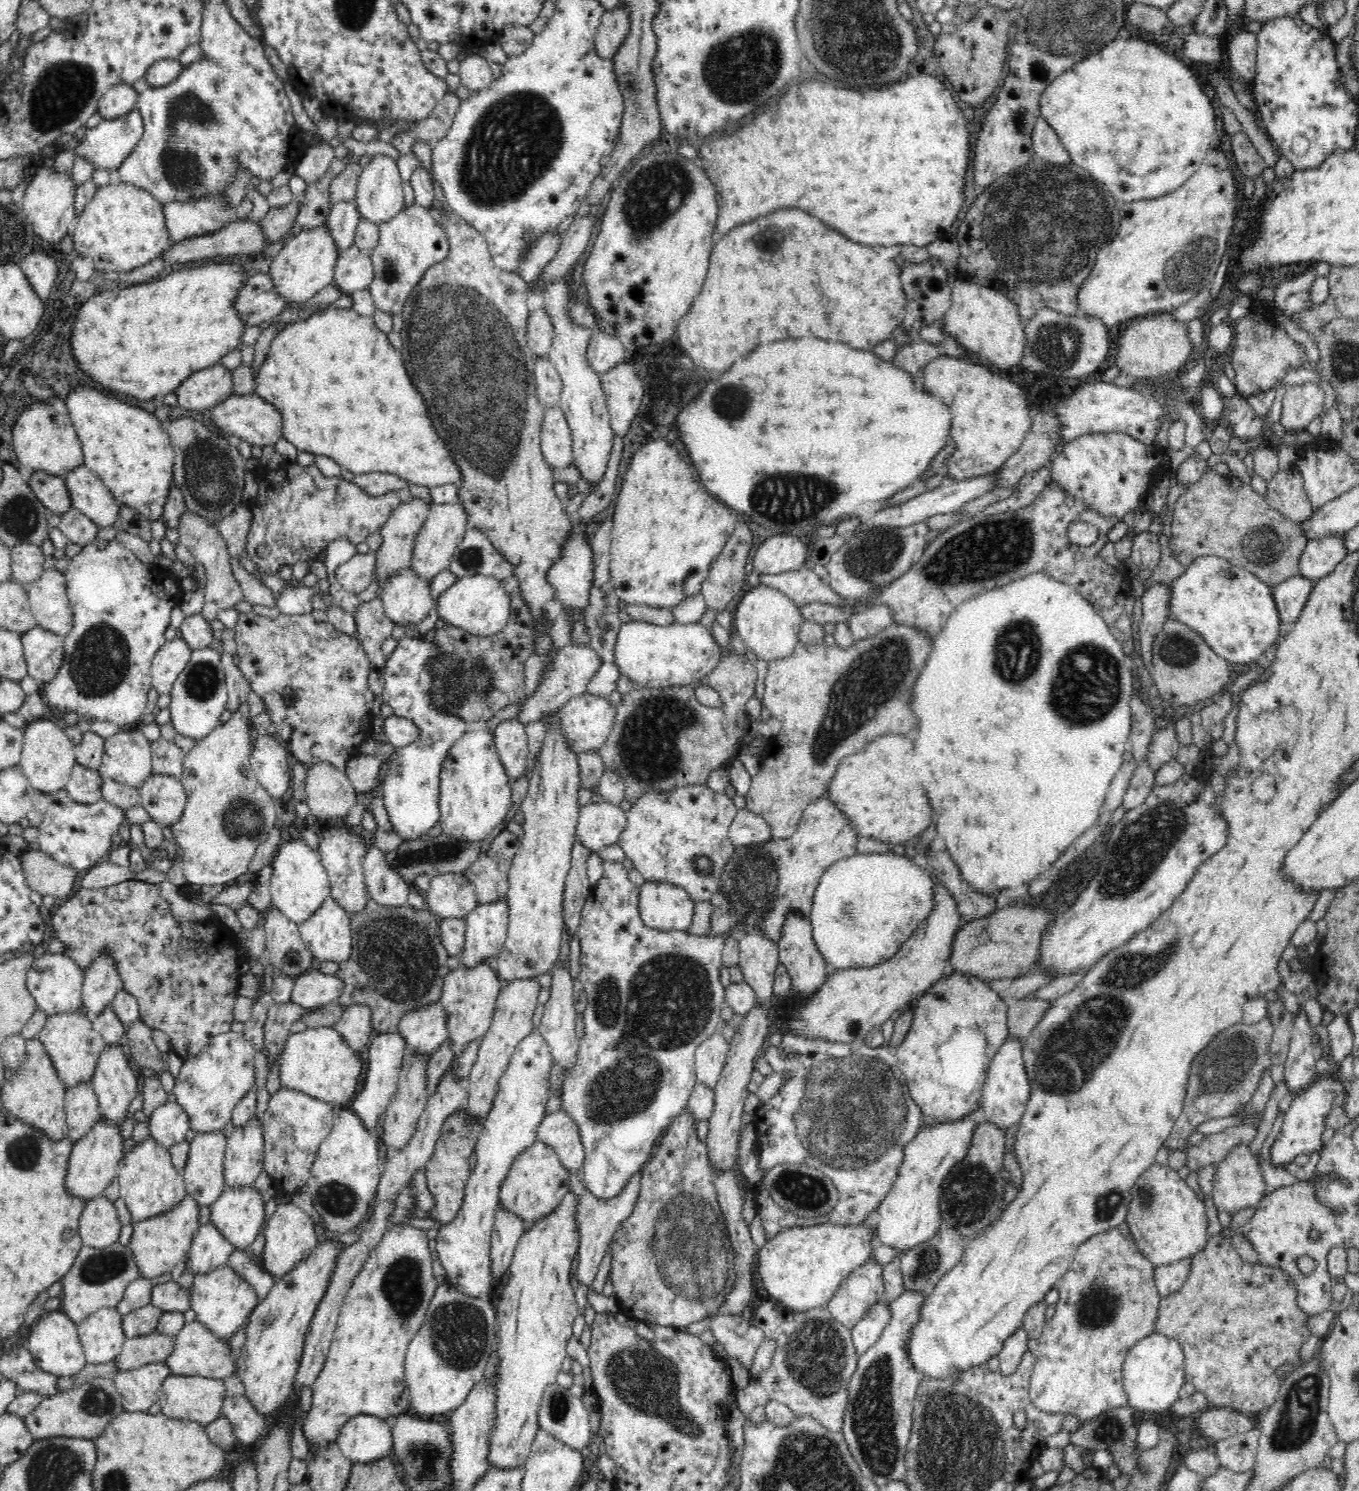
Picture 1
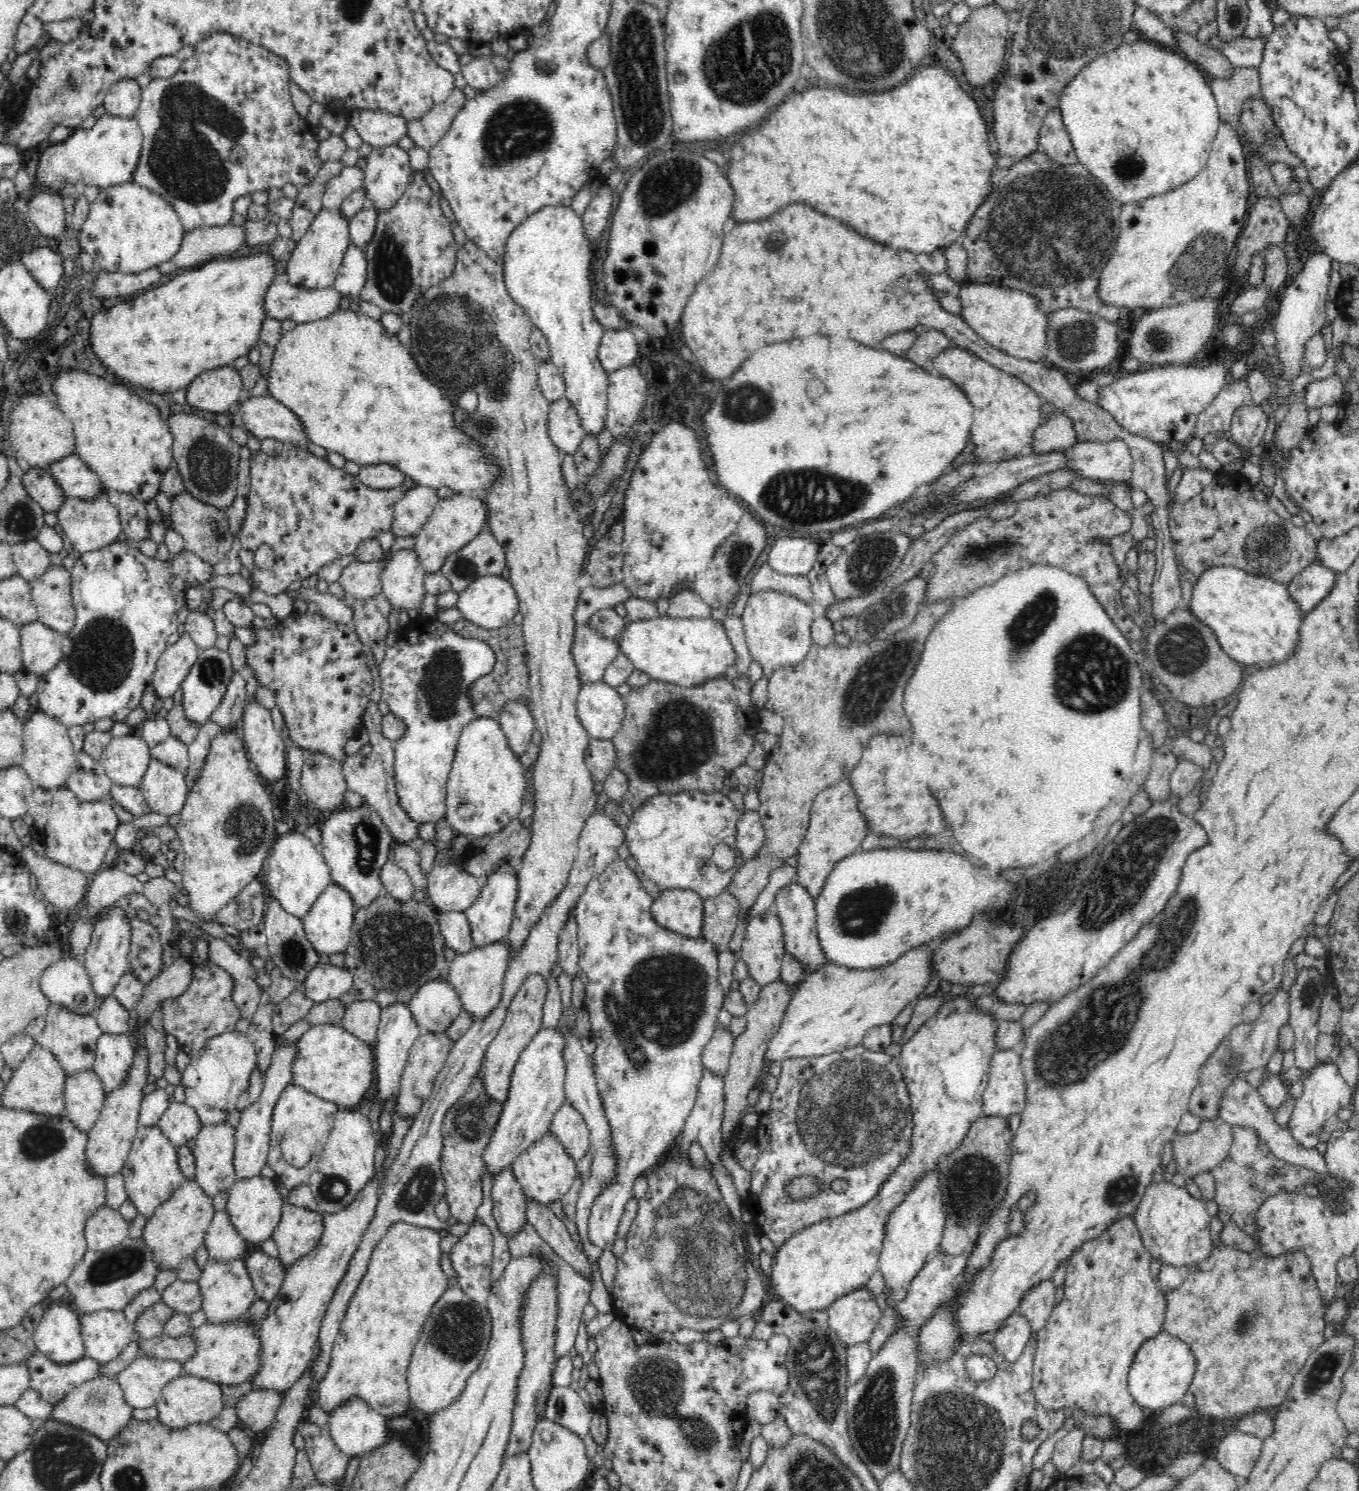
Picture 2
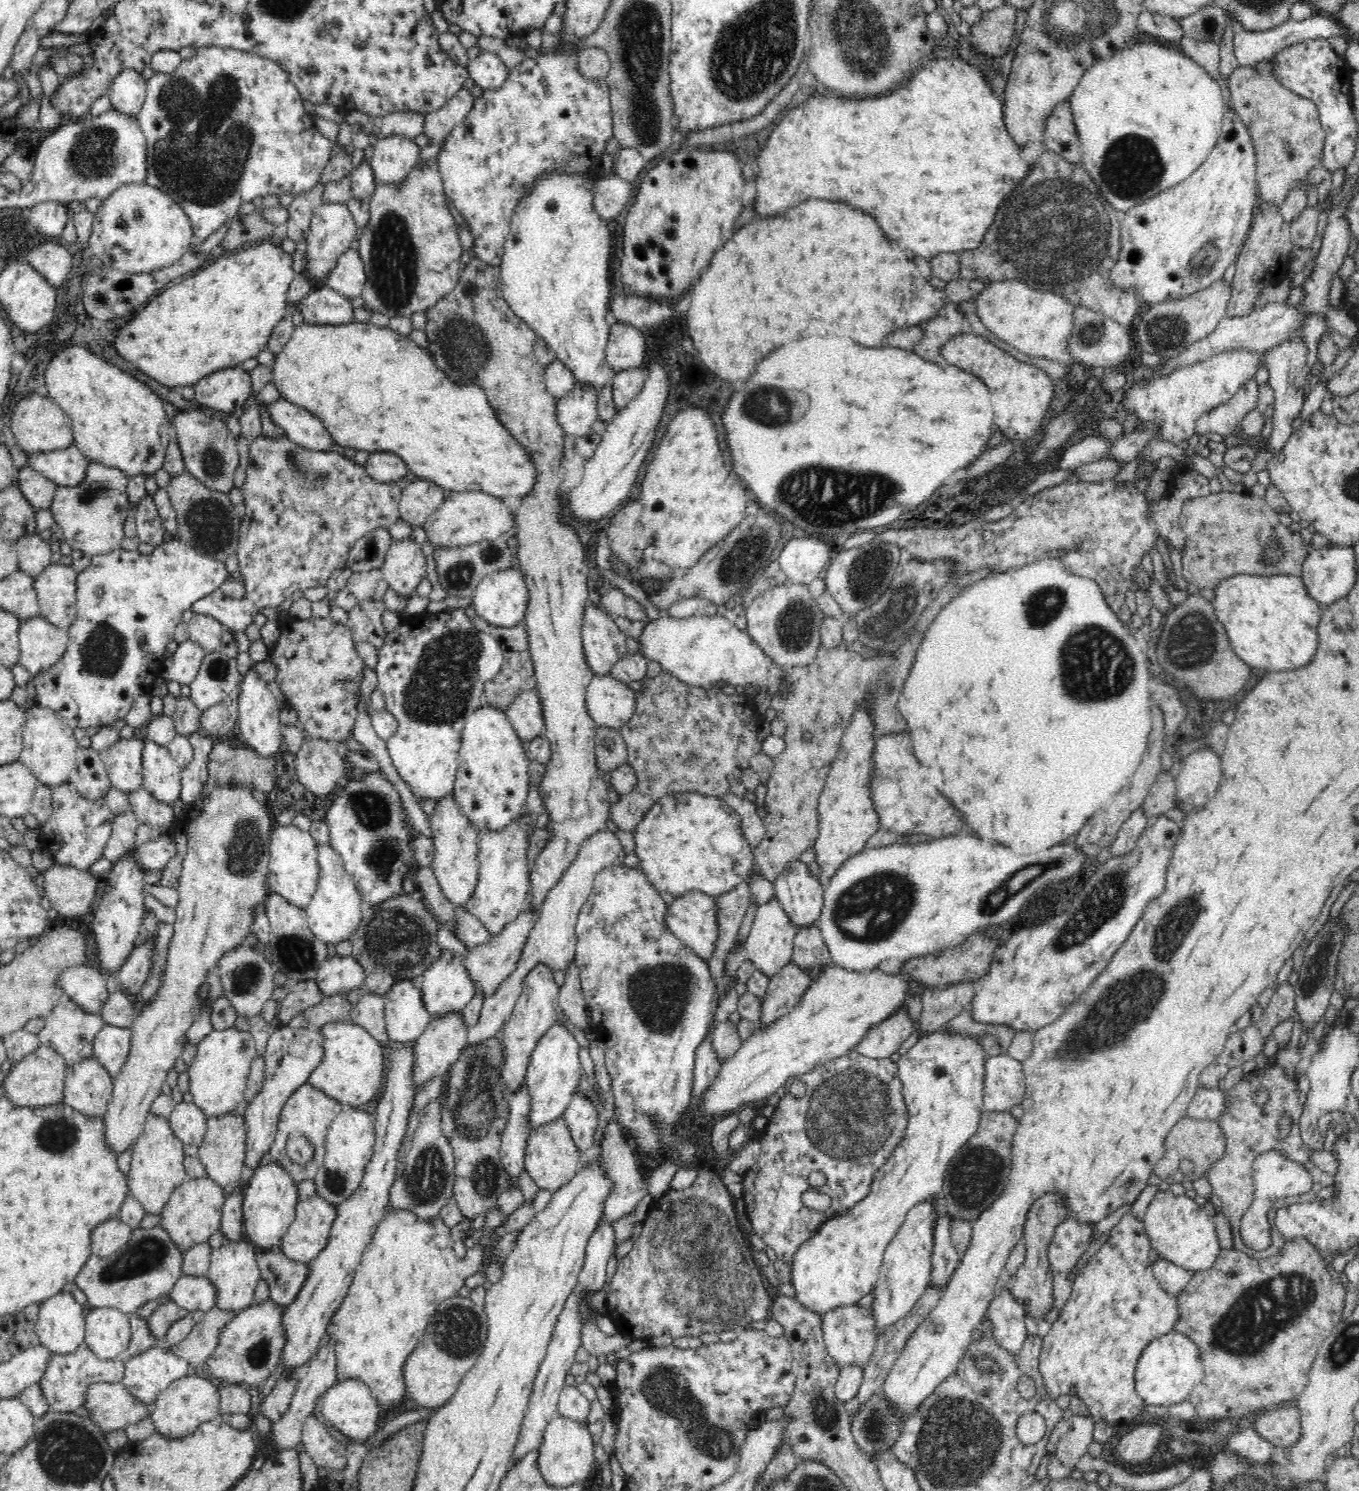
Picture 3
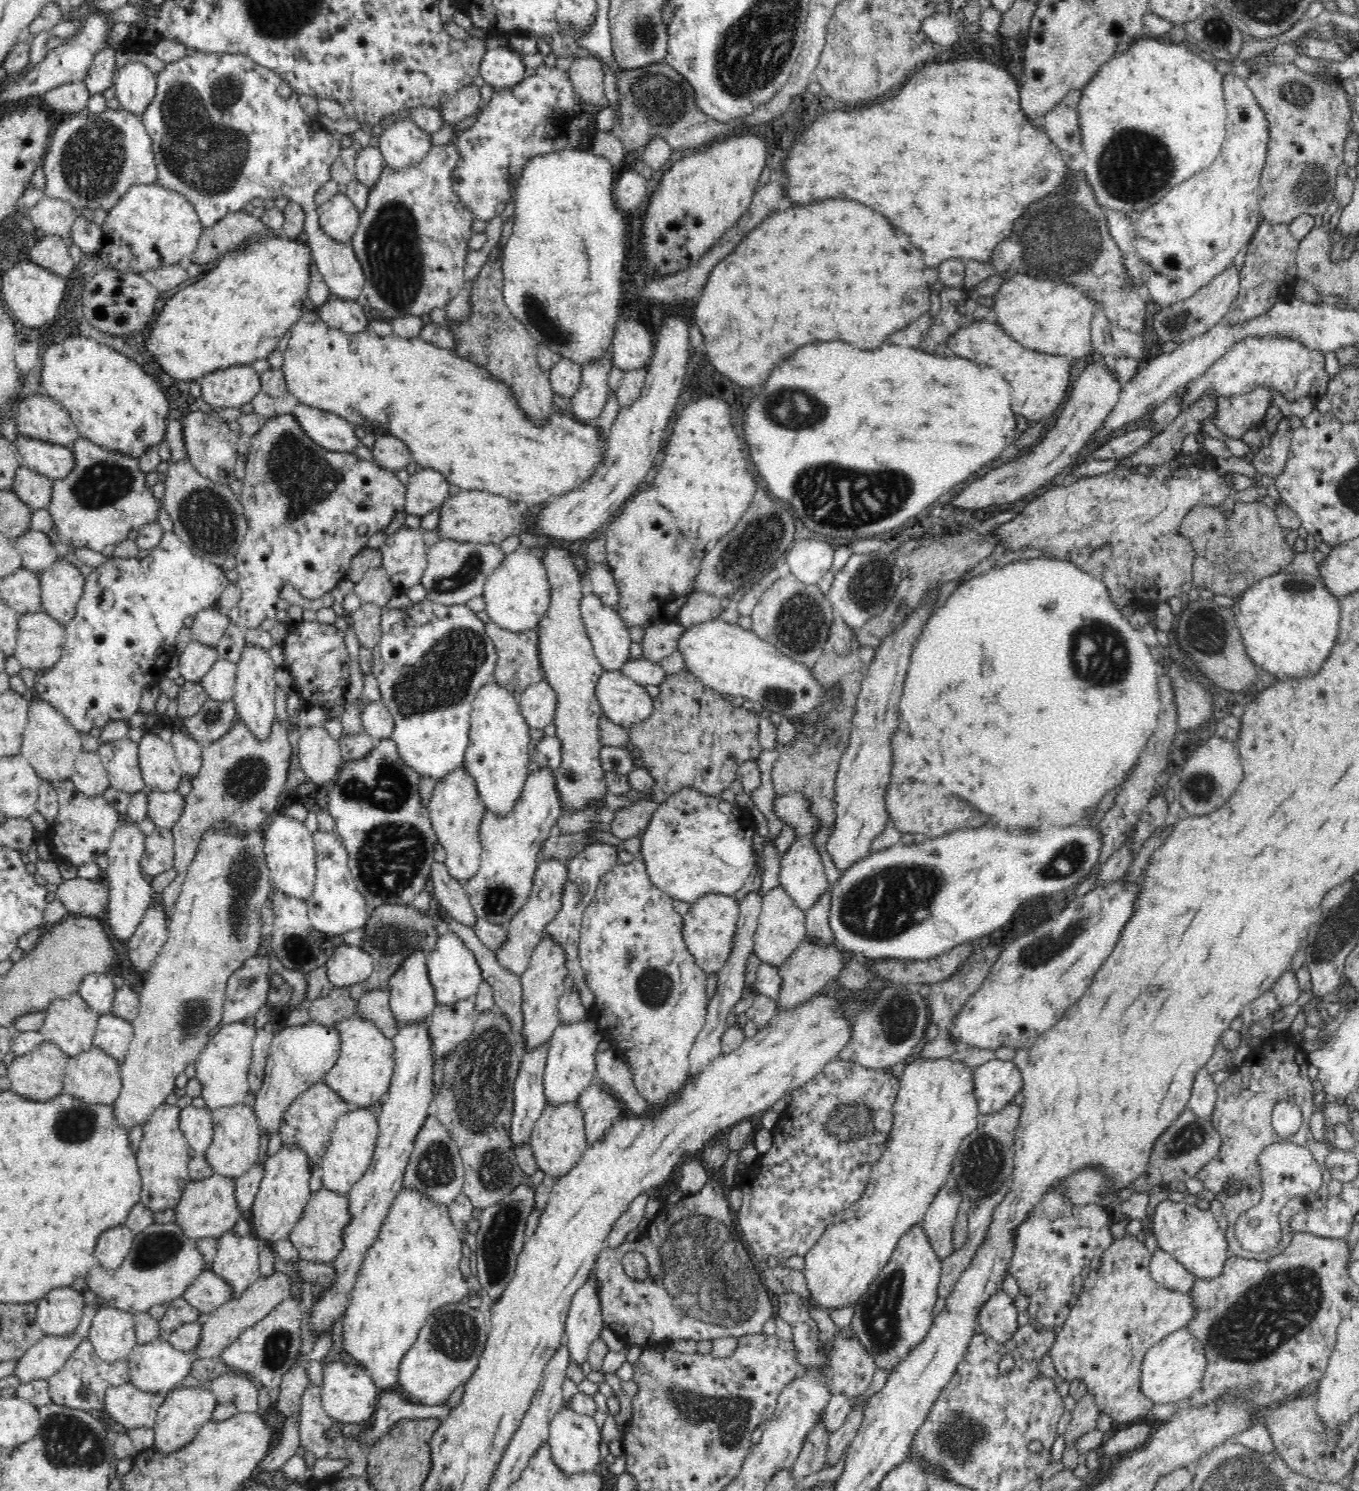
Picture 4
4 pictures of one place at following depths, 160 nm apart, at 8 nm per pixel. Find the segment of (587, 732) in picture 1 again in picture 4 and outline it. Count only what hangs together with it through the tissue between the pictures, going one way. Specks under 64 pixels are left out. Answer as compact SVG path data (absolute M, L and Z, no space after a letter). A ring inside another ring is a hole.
M621 671L602 672L596 684L596 698L608 720L628 728L647 720L654 711L654 700L646 687Z

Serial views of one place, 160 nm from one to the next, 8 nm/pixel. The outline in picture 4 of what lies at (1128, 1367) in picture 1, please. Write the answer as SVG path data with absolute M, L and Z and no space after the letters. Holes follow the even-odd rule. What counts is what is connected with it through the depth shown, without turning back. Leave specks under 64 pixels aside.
M1187 1328L1175 1331L1146 1351L1141 1362L1141 1392L1152 1404L1182 1403L1200 1387L1206 1365L1207 1358L1200 1340Z

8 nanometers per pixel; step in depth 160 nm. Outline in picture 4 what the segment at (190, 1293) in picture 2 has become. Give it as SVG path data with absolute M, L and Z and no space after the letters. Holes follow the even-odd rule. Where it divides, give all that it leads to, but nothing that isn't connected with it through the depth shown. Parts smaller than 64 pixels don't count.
M206 1271L186 1288L182 1297L200 1312L211 1313L232 1299L232 1287L214 1272Z

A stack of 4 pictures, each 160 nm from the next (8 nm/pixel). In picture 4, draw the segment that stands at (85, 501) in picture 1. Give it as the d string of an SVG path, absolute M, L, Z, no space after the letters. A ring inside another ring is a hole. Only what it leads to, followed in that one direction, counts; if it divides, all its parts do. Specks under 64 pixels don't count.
M18 434L14 447L23 466L52 481L68 476L74 468L75 460L70 446L47 443Z

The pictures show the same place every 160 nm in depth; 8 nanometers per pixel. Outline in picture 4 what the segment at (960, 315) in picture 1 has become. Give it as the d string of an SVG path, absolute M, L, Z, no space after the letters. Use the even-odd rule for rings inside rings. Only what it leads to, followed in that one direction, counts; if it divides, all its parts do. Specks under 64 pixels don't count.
M1016 275L1001 284L993 300L990 312L993 322L1023 347L1044 354L1064 355L1070 360L1082 358L1092 351L1090 324L1101 313L1101 308L1080 287Z

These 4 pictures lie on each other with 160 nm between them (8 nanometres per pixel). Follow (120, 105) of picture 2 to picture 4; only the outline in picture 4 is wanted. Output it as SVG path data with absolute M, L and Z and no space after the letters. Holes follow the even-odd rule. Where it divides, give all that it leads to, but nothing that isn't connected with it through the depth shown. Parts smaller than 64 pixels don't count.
M128 62L117 70L113 86L123 110L137 115L146 110L156 94L156 76L140 62Z

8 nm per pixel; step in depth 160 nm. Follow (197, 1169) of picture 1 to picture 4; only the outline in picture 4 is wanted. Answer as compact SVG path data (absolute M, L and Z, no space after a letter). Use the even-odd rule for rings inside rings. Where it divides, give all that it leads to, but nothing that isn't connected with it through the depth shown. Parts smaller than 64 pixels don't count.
M243 1103L217 1108L212 1113L212 1144L204 1153L214 1173L236 1179L242 1176L258 1158L262 1131L258 1126L258 1117L253 1107Z

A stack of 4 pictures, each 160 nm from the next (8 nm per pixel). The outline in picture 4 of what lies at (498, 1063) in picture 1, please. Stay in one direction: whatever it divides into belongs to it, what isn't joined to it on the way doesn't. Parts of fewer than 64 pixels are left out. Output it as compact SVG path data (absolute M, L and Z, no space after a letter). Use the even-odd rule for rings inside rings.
M544 935L534 948L528 968L519 976L522 989L522 1035L526 1041L525 1051L545 1043L554 1034L554 1029L562 1024L558 1004L564 994L564 978L569 974L566 969L566 953L550 935Z

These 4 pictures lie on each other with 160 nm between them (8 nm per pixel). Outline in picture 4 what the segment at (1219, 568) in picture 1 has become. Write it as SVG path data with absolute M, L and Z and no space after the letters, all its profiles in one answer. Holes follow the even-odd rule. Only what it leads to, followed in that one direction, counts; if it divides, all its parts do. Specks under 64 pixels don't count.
M1276 573L1250 584L1232 606L1246 653L1262 670L1279 677L1312 677L1322 668L1336 644L1340 622L1340 599L1334 597L1322 578L1306 573Z

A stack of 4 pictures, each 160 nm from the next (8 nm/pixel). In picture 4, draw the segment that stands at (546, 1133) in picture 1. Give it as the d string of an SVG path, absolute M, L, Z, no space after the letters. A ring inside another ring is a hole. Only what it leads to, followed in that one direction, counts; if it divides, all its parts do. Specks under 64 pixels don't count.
M598 1082L585 1088L578 1096L576 1103L584 1111L584 1130L588 1146L601 1139L613 1123L620 1118L618 1102L604 1091Z

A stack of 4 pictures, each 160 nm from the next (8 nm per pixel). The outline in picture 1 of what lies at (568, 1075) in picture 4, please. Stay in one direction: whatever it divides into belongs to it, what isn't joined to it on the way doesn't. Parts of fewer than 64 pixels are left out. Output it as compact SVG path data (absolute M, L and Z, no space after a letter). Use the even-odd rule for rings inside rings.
M534 1029L524 1040L517 1044L507 1069L500 1077L492 1108L483 1120L482 1132L480 1132L475 1146L476 1164L474 1164L474 1169L471 1170L470 1178L466 1182L465 1200L462 1209L458 1211L454 1221L438 1230L438 1237L433 1242L433 1249L438 1252L438 1259L446 1270L446 1284L456 1288L466 1296L482 1299L492 1292L493 1271L491 1268L490 1240L496 1210L498 1210L500 1204L500 1188L514 1159L537 1141L537 1126L546 1114L546 1103L548 1102L548 1094L550 1094L550 1083L548 1082L550 1072L552 1072L552 1058L550 1047L539 1030Z

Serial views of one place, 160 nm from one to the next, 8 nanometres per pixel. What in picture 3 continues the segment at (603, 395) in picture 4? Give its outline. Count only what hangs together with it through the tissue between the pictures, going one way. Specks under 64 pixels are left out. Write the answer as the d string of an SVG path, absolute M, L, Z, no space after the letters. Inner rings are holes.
M575 384L575 388L556 402L556 420L564 435L584 436L589 434L592 424L598 420L596 391Z

